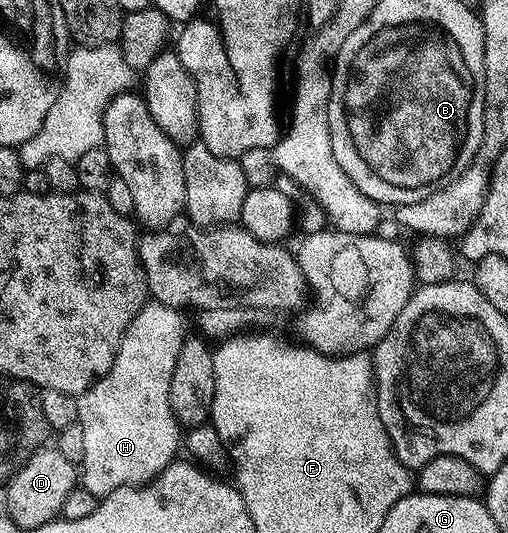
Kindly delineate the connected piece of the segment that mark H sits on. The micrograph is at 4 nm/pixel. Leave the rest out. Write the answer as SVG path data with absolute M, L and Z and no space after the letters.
M155 301L145 303L138 317L130 321L116 351L114 365L76 400L84 450L78 464L78 479L91 495L103 497L123 487L151 483L177 458L176 450L181 450L182 428L170 409L170 377L174 377L174 361L178 361L178 349L182 349L186 338L180 315L181 312L170 305Z

